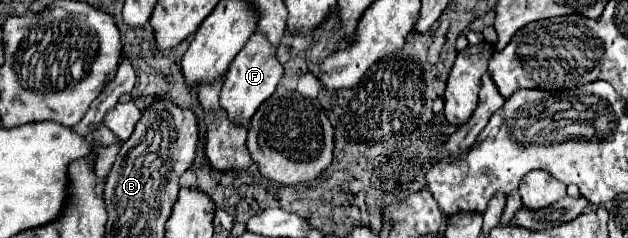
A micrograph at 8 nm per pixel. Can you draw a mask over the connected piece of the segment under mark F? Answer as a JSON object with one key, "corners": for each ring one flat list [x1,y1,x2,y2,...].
{"corners":[[253,33,245,47,231,61,221,87,221,107,227,111,229,121,239,127,247,127,259,105,273,95,281,75,283,67,275,57,275,49,271,49,269,41,261,33]]}

